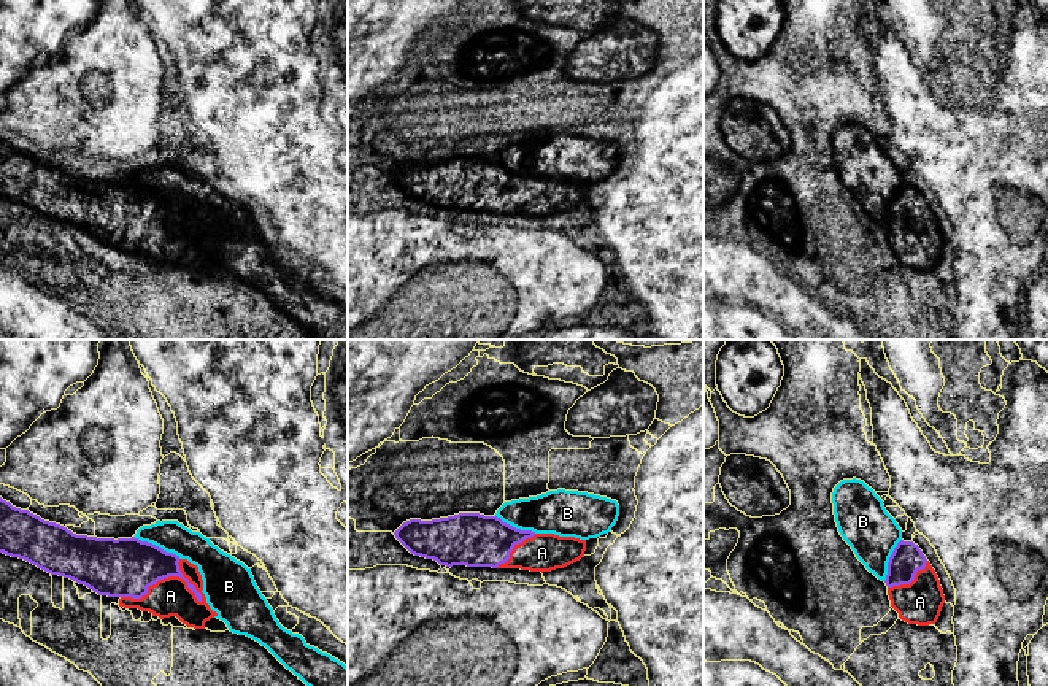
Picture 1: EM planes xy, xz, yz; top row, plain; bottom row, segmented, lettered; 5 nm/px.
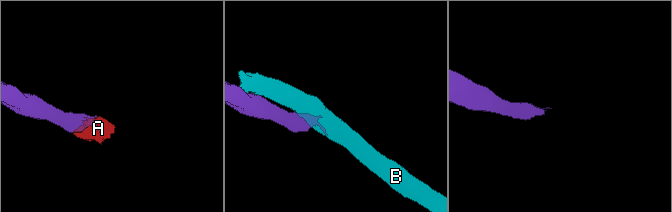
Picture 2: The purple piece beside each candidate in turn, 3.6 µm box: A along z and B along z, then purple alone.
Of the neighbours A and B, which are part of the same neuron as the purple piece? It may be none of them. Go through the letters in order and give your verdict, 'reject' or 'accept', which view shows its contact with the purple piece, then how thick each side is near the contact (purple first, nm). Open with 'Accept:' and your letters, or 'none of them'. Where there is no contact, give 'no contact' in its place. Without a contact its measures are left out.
Accept: A
A: accept; meets purple in xy; 300 nm thick on the purple side, 190 nm on the other
B: reject; meets purple in xy; 300 nm thick on the purple side, 160 nm on the other

